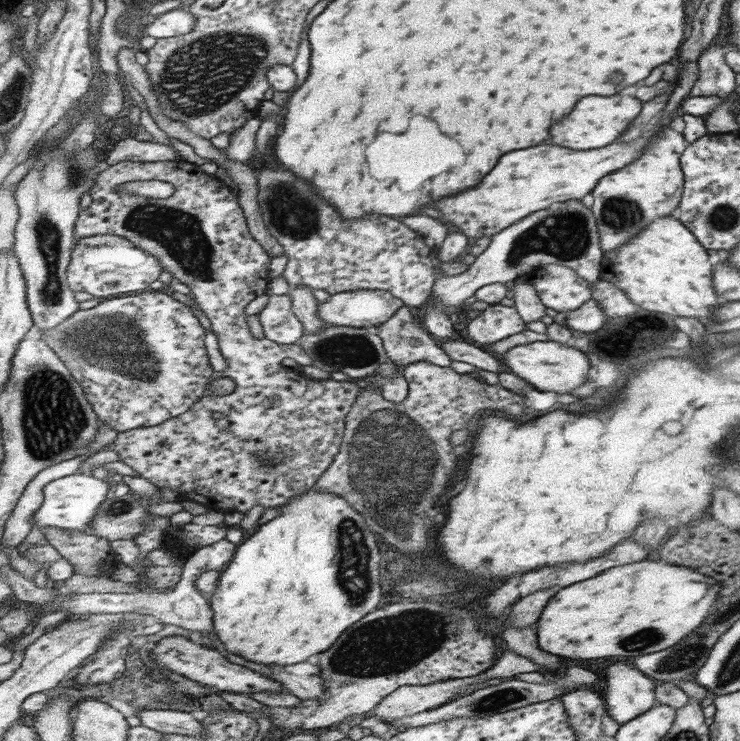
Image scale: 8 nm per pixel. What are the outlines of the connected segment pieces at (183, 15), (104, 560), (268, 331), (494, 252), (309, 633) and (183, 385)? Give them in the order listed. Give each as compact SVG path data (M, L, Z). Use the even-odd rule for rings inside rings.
M173 10L158 16L151 24L144 26L145 34L155 39L171 38L187 34L195 26L195 15L187 10Z
M43 529L45 539L83 576L111 576L120 560L113 551L112 541L91 533L62 529Z
M271 295L264 309L257 314L264 338L271 344L292 345L306 335L306 327L293 310L291 295Z
M567 200L551 205L549 209L535 212L527 218L523 218L514 225L492 236L491 245L485 253L481 253L467 272L459 275L445 275L441 268L438 269L438 277L433 289L432 298L428 303L435 306L443 306L445 312L455 312L466 308L465 300L476 296L479 289L493 283L516 282L527 276L531 271L549 264L561 264L575 269L581 277L587 279L592 285L602 280L602 263L605 253L602 250L602 239L599 234L599 226L594 211L585 207L581 200Z
M317 488L309 493L303 494L287 502L285 506L277 507L281 514L268 523L259 527L254 534L245 539L238 545L237 552L228 567L222 572L219 579L217 591L209 600L213 612L215 612L215 632L219 634L224 648L243 656L245 660L259 662L259 664L299 664L309 660L311 656L317 656L327 652L339 640L347 629L350 629L355 623L371 614L373 610L379 608L379 602L383 598L383 588L381 588L381 550L377 544L375 534L369 530L368 523L363 520L359 510L357 510L346 499L339 496L318 492Z
M163 289L158 291L147 290L138 294L107 298L102 303L90 309L79 309L73 317L67 318L67 321L62 322L57 328L43 331L41 338L55 349L55 352L66 363L67 368L71 370L74 377L81 383L81 386L86 391L86 397L98 414L98 418L102 422L105 422L105 424L109 424L113 430L117 430L119 433L137 428L157 426L171 418L185 414L187 410L195 405L195 402L198 402L202 398L206 390L210 388L210 382L214 380L215 371L213 371L213 366L211 366L209 356L207 356L207 348L205 348L205 328L203 328L203 324L193 314L191 307L183 304L183 302L179 302L179 300L175 300L171 295L169 296L169 294L163 293Z

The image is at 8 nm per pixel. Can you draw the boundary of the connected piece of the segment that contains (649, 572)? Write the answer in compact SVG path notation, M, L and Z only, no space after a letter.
M641 560L635 564L615 566L587 582L561 590L551 600L551 606L547 606L539 622L541 624L539 644L541 650L549 654L561 654L569 658L593 660L593 658L625 656L629 660L633 658L636 661L643 654L648 655L671 648L698 630L705 622L707 614L719 604L721 600L717 594L719 590L721 584L715 584L715 580L705 578L705 574L685 566L675 566L655 560Z

